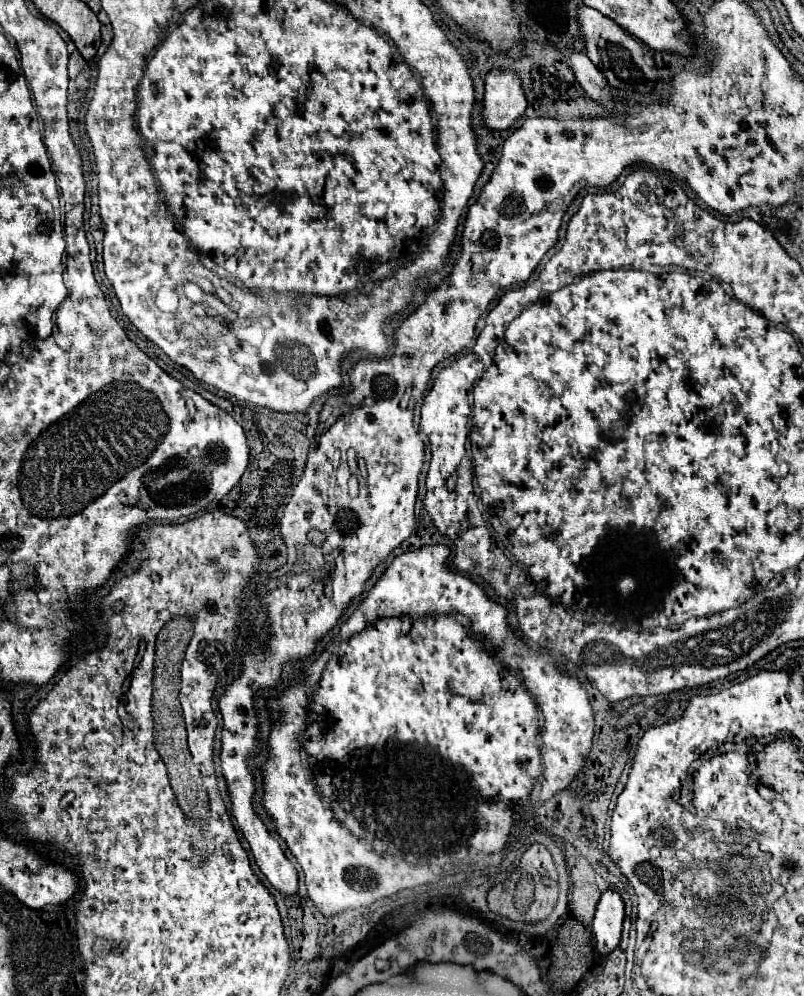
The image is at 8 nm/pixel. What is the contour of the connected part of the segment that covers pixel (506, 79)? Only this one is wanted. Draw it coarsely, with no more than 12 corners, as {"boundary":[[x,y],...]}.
{"boundary":[[514,70],[486,76],[484,120],[506,130],[528,106]]}

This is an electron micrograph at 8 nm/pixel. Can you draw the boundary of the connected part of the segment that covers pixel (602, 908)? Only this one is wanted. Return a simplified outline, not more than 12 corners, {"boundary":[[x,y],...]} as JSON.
{"boundary":[[608,888],[592,922],[602,956],[618,946],[624,900]]}

